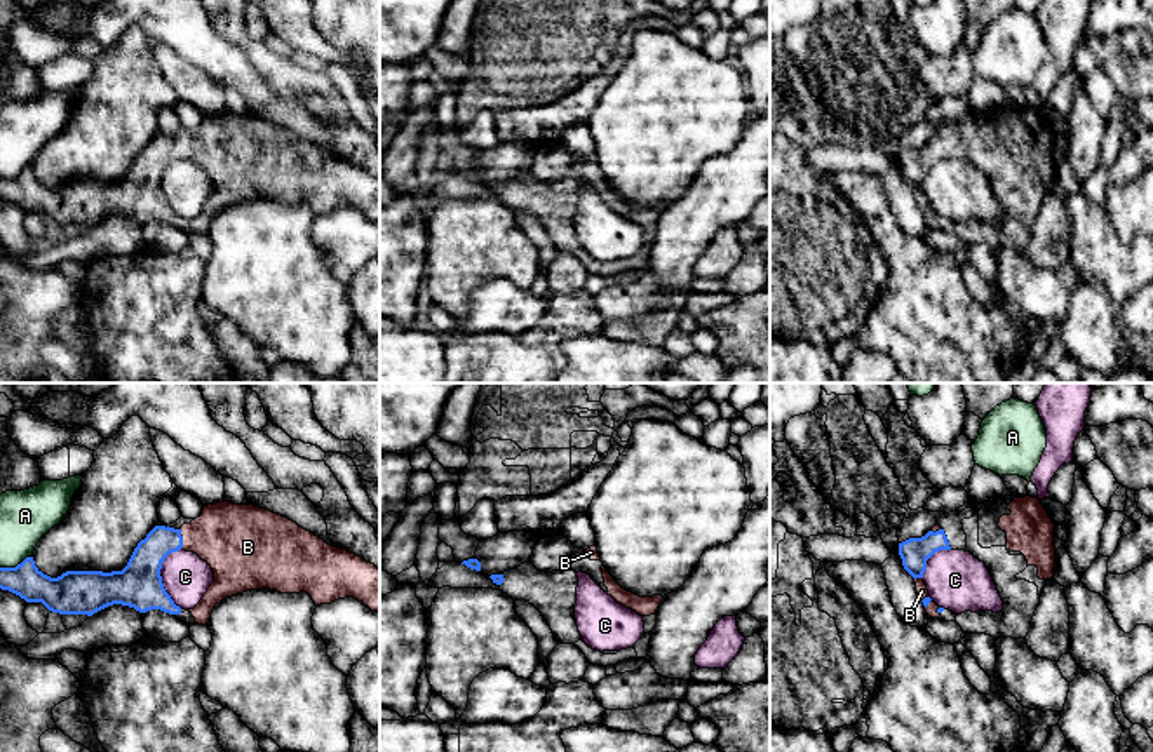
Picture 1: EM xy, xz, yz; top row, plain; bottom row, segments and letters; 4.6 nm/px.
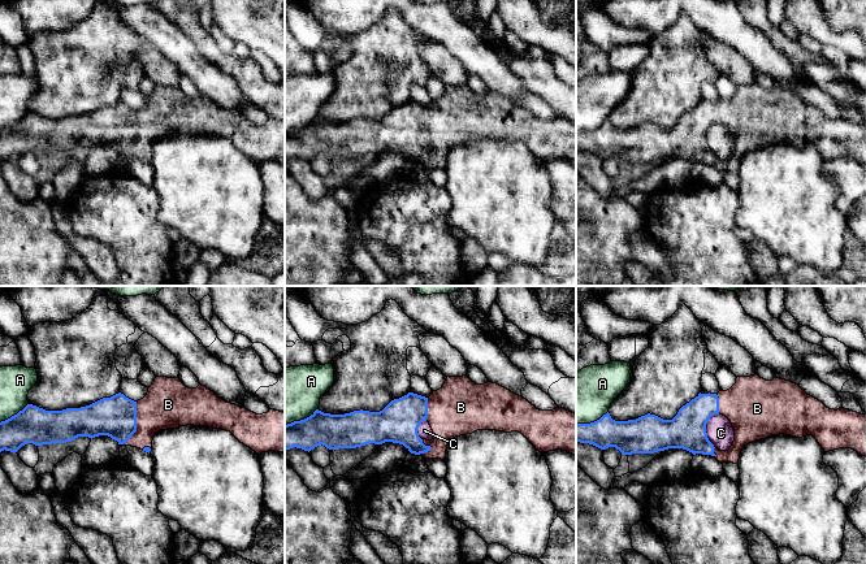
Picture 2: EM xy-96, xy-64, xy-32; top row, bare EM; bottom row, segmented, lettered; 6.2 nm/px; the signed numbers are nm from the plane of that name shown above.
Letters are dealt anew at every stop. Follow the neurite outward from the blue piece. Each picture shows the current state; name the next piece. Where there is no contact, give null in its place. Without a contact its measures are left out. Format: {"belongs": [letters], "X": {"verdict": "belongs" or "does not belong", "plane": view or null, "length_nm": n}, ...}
{"belongs": ["B"], "A": {"verdict": "does not belong", "plane": "xy", "length_nm": 160}, "B": {"verdict": "belongs", "plane": "xy", "length_nm": 100}, "C": {"verdict": "does not belong", "plane": "xy", "length_nm": 280}}

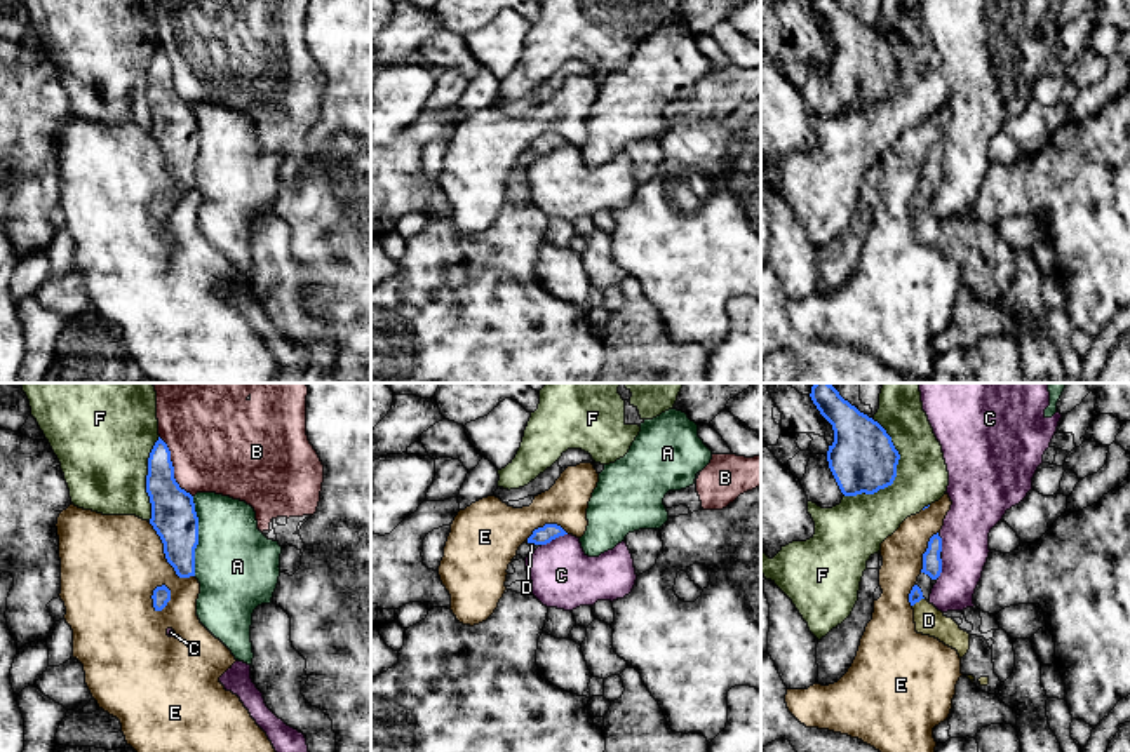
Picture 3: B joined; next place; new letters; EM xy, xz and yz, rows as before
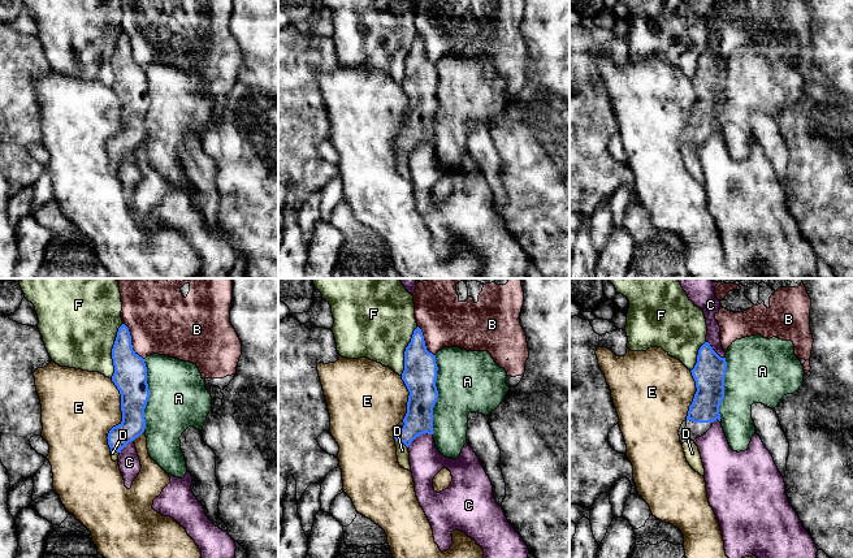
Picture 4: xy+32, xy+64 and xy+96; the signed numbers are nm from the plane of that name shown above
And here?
{"belongs": ["D"], "A": {"verdict": "does not belong", "plane": "xy", "length_nm": 360}, "B": {"verdict": "does not belong", "plane": "xy", "length_nm": 320}, "C": {"verdict": "does not belong", "plane": "xz", "length_nm": 130}, "D": {"verdict": "belongs", "plane": "yz", "length_nm": 70}, "E": {"verdict": "does not belong", "plane": "xy", "length_nm": 340}, "F": {"verdict": "does not belong", "plane": "yz", "length_nm": 380}}

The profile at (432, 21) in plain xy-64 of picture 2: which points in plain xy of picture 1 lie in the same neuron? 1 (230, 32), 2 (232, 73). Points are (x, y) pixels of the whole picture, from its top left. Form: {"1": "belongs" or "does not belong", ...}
{"1": "does not belong", "2": "belongs"}

